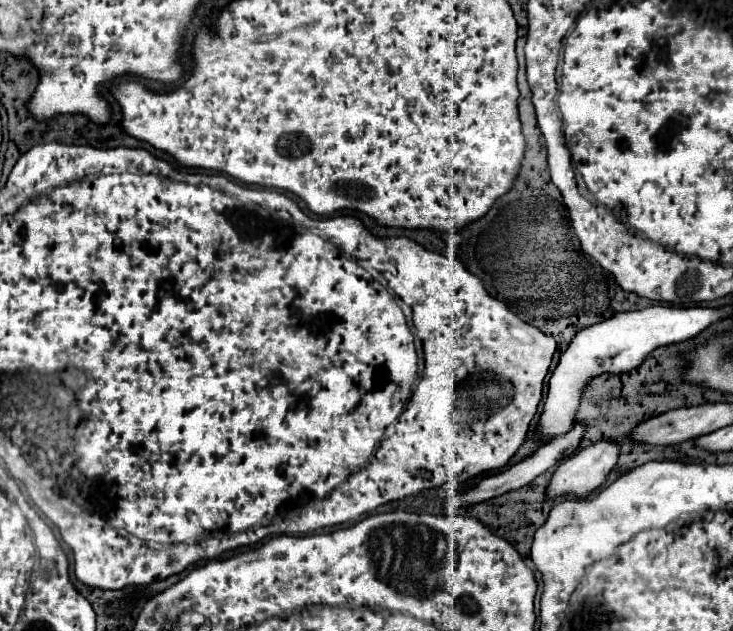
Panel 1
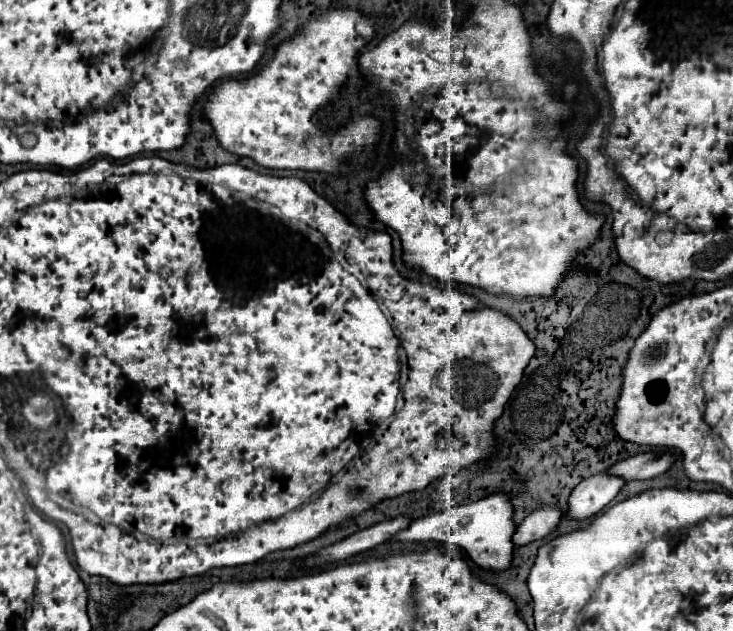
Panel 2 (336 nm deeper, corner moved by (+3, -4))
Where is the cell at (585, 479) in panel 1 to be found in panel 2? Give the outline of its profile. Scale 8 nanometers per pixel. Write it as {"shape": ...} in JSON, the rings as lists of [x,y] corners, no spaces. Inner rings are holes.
{"shape":[[[540,507],[534,511],[530,517],[526,517],[518,527],[512,537],[512,543],[522,547],[532,541],[544,539],[546,535],[554,533],[558,521],[560,521],[560,507]]]}

